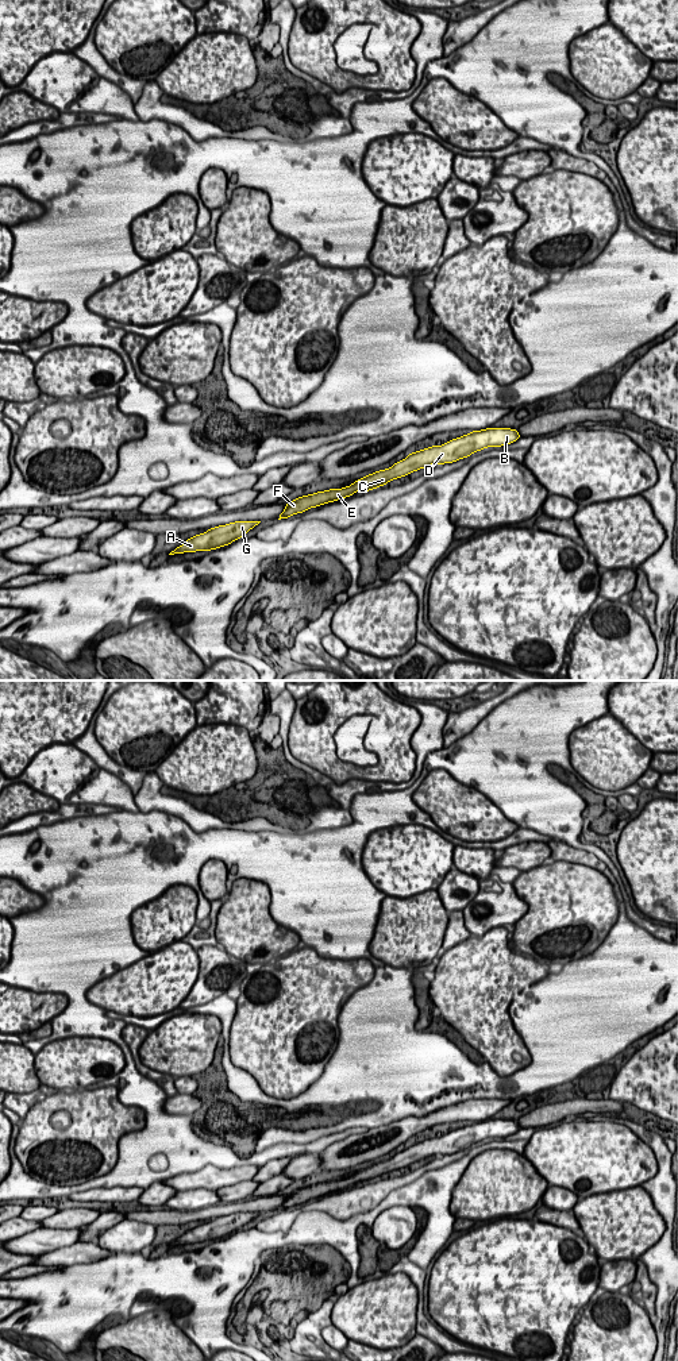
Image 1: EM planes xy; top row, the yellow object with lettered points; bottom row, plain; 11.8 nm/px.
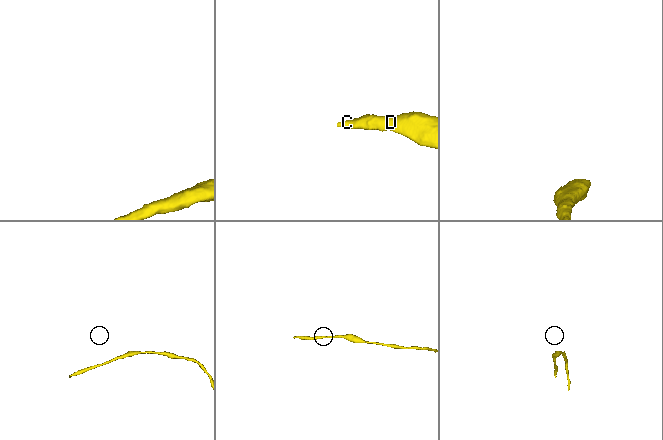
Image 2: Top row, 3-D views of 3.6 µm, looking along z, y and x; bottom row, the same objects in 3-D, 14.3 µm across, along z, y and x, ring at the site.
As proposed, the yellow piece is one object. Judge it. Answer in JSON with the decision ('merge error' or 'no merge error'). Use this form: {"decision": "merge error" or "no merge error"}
{"decision": "no merge error"}

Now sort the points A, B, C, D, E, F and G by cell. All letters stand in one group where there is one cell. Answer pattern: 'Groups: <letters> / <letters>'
Groups: A B C D E F G

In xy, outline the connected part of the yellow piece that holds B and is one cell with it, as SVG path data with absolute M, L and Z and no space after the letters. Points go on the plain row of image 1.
M490 1118L481 1122L473 1122L442 1137L432 1137L417 1144L409 1144L408 1149L394 1154L392 1158L357 1171L350 1177L317 1183L288 1194L278 1211L288 1210L327 1194L347 1190L359 1181L369 1183L377 1180L386 1176L389 1172L405 1168L429 1156L452 1154L488 1138L508 1137L520 1129L517 1121Z

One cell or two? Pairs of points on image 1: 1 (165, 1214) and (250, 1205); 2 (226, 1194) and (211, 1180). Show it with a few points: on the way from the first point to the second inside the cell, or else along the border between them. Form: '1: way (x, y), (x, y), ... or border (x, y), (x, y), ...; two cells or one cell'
1: way (187, 1217), (228, 1207); one cell
2: border (251, 1180), (222, 1186), (216, 1191); two cells

